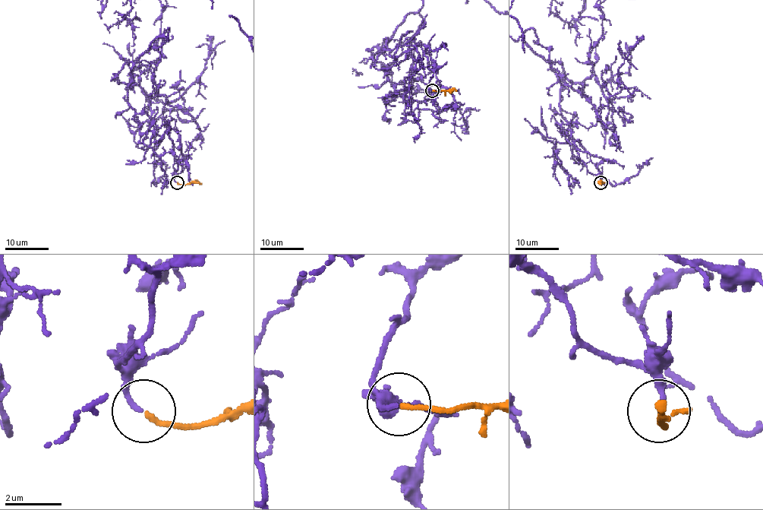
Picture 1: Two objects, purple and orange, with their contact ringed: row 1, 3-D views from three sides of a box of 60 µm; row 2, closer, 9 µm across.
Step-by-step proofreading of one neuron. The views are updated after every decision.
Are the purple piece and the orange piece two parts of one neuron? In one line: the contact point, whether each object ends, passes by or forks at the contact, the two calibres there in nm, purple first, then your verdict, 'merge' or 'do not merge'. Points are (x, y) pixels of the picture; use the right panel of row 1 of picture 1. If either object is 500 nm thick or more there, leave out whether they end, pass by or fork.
place (600, 182); purple ends; orange ends; calibres 170 and 180 nm; merge

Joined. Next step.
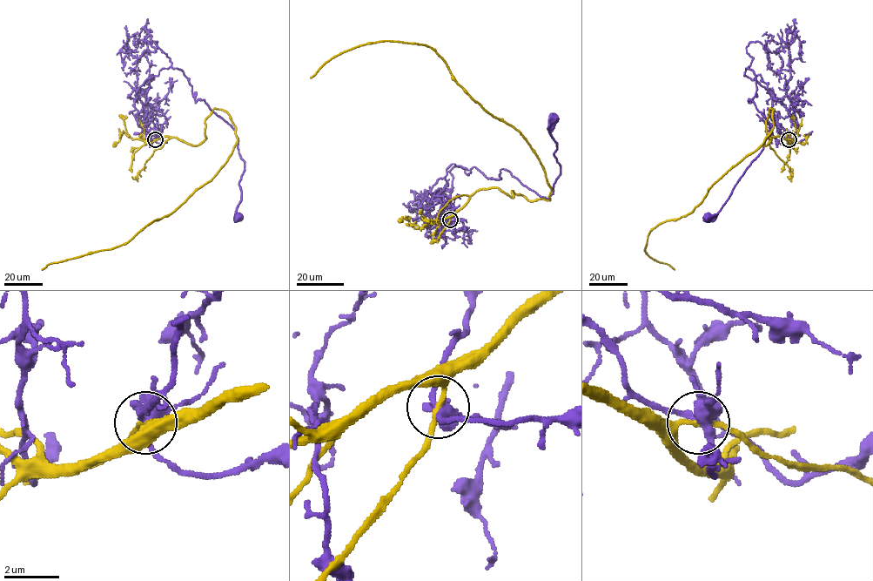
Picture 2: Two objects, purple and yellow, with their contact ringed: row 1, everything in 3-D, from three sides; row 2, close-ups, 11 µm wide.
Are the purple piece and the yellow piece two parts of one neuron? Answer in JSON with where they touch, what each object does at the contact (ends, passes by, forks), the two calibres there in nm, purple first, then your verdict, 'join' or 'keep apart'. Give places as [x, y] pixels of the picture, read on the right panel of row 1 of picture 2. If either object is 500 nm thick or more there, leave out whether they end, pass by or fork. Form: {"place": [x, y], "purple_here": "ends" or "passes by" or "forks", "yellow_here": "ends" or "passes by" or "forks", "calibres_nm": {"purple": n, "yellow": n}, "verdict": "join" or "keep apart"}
{"place": [789, 139], "purple_here": "forks", "yellow_here": "passes by", "calibres_nm": {"purple": 400, "yellow": 150}, "verdict": "keep apart"}

